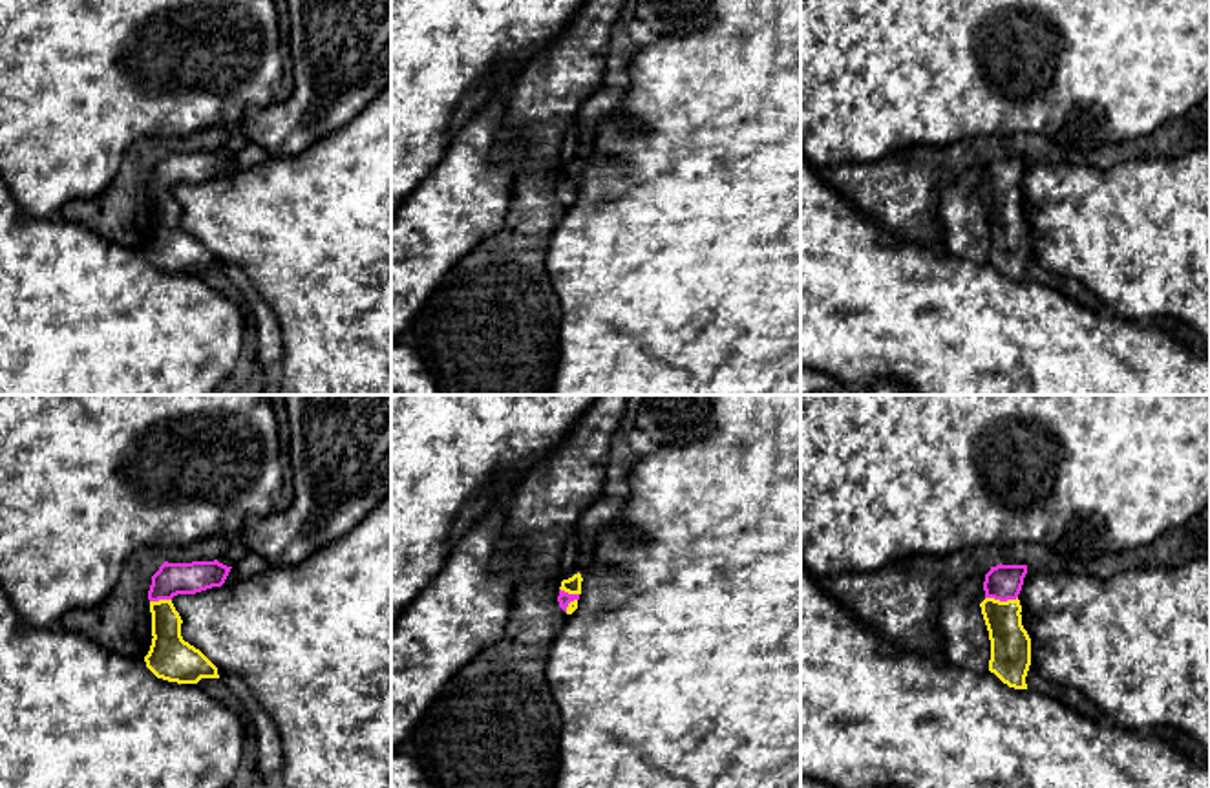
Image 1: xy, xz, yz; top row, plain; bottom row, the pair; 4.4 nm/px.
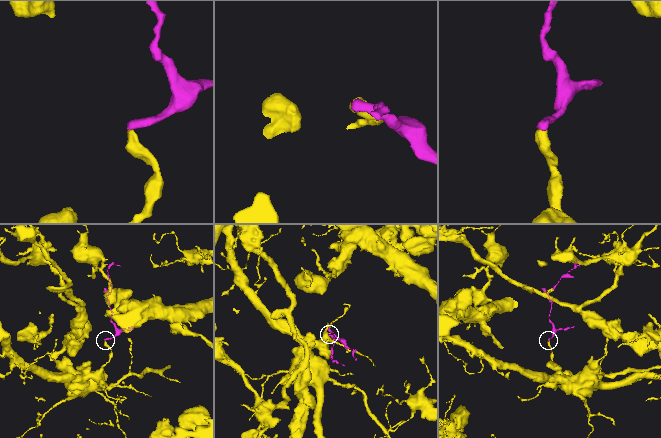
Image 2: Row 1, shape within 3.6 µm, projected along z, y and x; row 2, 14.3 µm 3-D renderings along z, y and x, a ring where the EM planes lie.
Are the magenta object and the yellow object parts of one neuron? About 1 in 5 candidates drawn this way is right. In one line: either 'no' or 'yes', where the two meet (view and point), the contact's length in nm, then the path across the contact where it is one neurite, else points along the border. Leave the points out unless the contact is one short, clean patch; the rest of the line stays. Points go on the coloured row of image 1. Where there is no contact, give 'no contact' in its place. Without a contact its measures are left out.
yes | yz (1002, 600) | 140 nm | across yz (1004, 582), (1002, 600), (1002, 618), (1009, 642)

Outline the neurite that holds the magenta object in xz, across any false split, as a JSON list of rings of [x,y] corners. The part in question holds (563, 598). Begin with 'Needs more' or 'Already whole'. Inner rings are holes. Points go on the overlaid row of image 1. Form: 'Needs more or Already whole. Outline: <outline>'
Needs more. Outline: [[[579,572],[561,581],[557,602],[567,614],[572,614],[578,609],[581,581],[583,578]]]

